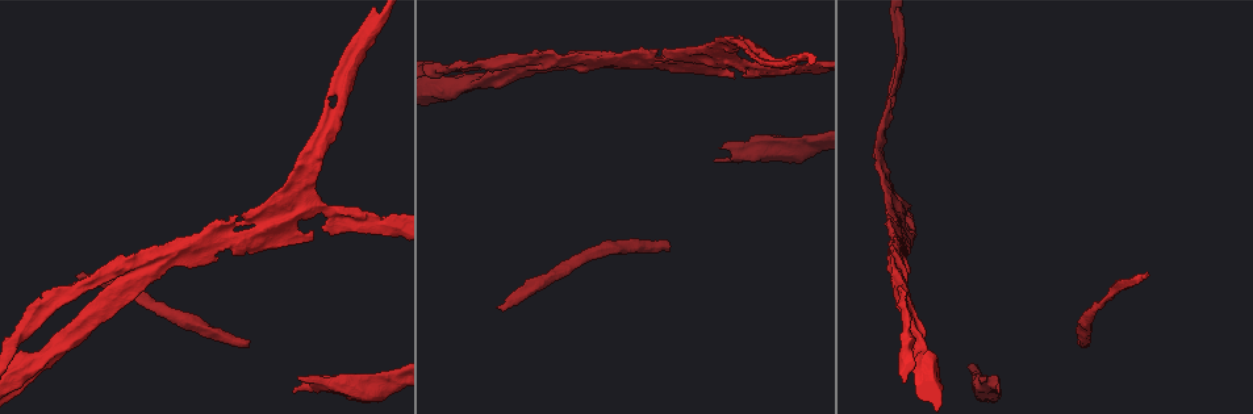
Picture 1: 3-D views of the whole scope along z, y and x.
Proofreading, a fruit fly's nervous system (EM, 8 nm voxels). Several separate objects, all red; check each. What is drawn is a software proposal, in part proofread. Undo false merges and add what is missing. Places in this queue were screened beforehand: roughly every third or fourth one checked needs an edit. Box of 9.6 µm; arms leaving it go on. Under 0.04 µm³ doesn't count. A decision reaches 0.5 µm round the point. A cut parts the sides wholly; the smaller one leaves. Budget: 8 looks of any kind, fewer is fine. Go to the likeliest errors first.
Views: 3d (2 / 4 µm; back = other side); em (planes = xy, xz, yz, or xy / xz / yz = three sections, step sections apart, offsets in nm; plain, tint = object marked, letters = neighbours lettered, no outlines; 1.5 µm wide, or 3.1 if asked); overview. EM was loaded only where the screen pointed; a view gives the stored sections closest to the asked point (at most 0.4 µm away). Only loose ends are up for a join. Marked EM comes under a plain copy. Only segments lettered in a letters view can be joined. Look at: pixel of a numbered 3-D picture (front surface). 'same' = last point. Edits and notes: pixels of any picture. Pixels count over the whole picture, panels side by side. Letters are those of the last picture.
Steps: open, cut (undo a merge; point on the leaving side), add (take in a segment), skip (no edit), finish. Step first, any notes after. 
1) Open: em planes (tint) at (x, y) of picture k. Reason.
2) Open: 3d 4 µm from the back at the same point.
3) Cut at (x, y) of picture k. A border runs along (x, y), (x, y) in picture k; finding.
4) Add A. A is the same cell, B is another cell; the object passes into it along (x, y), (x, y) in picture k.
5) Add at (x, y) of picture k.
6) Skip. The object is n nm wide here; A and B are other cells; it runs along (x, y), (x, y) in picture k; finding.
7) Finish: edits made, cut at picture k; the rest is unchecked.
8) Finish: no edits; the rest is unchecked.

Open: 3d 4 µm at (1145, 278) of picture 1. An open end.

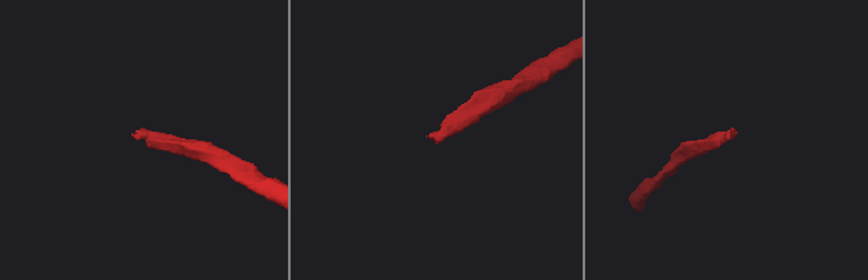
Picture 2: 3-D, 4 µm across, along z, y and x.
Open: em xy step 4 (tint) at (430, 135) of picture 2.

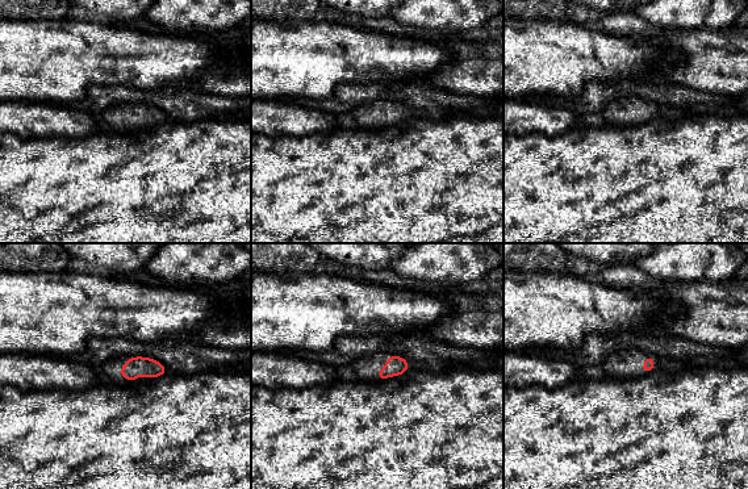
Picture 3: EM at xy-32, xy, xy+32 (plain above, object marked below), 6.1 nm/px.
Open: em planes (letters) at the same point.

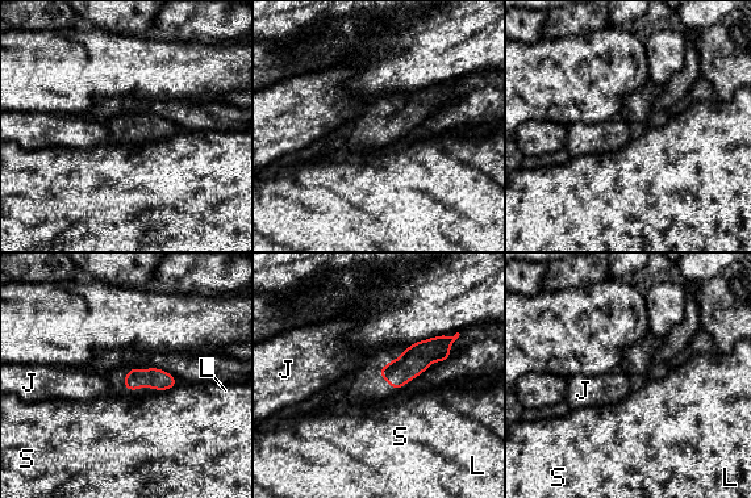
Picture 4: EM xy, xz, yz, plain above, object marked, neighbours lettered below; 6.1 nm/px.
Skip. The longest contact is with S, 140 nm; J, L and S are other cells; none of them fits.

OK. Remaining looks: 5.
Open: em planes (letters) at (249, 344) of picture 1. Free end.

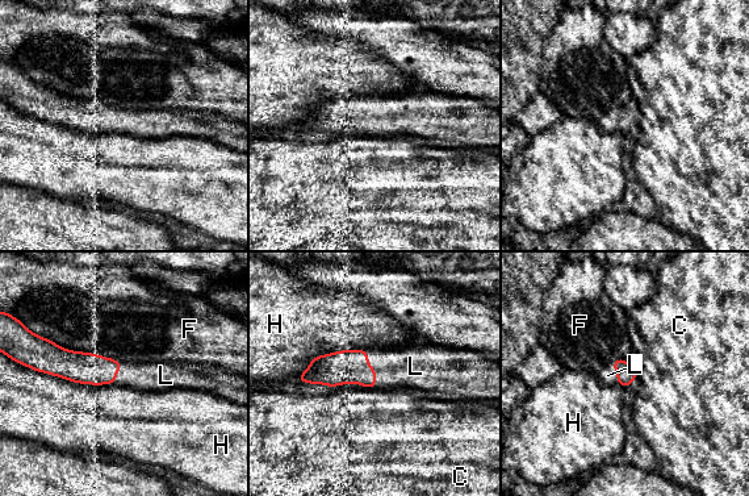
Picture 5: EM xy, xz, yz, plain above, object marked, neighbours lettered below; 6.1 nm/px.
Add L. L is the same cell, C, F and H are other cells; the cell continues.

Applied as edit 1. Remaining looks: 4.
Finish: edits made, add at picture 5; the rest is unchecked.

